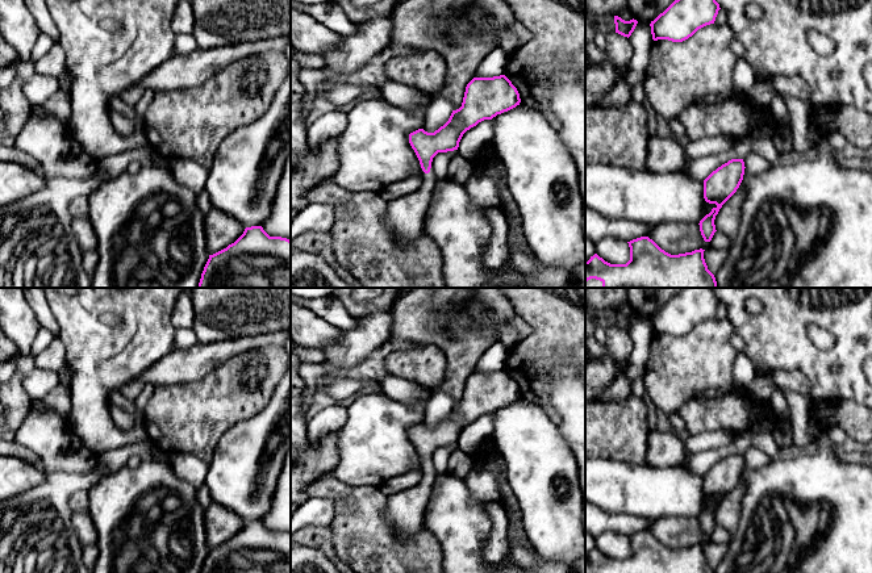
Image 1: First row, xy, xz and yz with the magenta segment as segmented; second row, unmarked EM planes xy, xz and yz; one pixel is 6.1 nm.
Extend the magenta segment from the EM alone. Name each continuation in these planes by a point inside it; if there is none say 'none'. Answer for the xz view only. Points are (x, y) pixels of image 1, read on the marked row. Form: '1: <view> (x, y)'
1: xz (404, 217)

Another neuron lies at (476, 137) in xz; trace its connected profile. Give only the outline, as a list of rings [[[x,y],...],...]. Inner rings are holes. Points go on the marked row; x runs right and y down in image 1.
[[[484,120],[463,134],[458,147],[459,154],[471,160],[484,145],[492,142],[492,138],[493,120]]]

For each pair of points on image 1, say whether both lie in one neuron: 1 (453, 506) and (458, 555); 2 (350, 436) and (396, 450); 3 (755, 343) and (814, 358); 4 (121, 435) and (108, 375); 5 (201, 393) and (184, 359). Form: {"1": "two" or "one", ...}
{"1": "one", "2": "one", "3": "one", "4": "one", "5": "two"}

